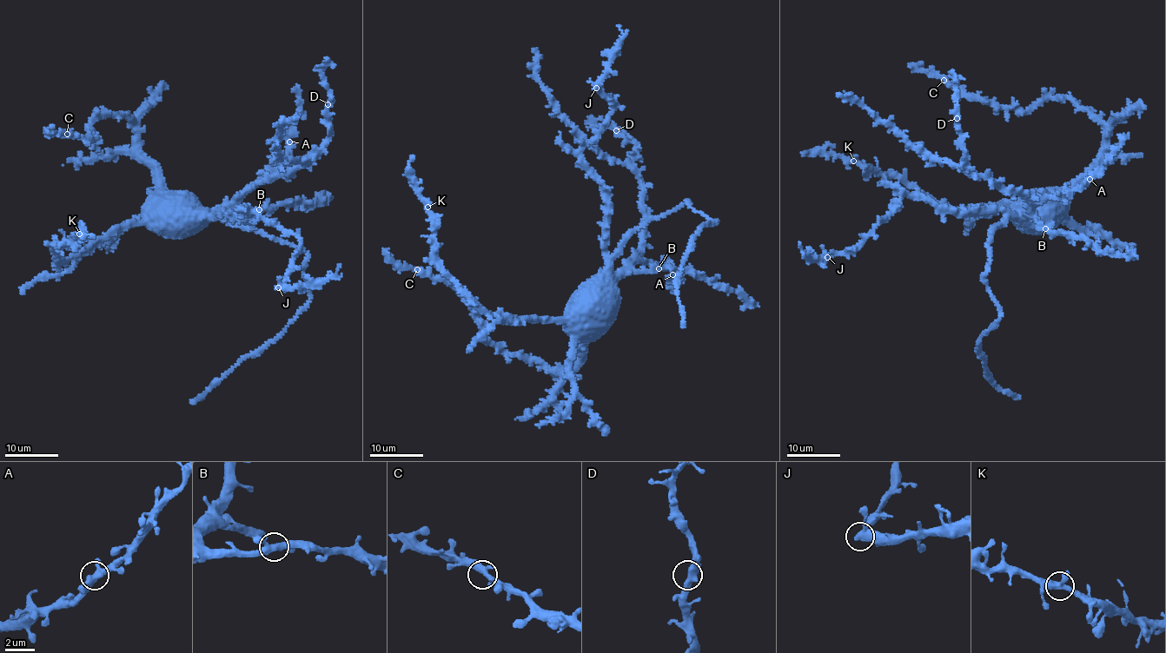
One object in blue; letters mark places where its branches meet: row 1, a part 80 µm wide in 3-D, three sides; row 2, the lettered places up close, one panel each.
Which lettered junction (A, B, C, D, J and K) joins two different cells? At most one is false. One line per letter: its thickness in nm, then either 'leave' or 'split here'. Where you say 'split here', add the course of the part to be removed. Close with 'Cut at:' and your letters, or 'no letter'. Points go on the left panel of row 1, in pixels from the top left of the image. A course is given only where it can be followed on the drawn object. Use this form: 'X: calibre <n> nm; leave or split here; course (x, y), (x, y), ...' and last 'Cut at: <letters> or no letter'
A: calibre 400 nm; leave
B: calibre 380 nm; leave
C: calibre 380 nm; leave
D: calibre 400 nm; leave
J: calibre 400 nm; split here; course (278, 286), (294, 288), (317, 286), (335, 274), (339, 263)
K: calibre 400 nm; leave
Cut at: J

